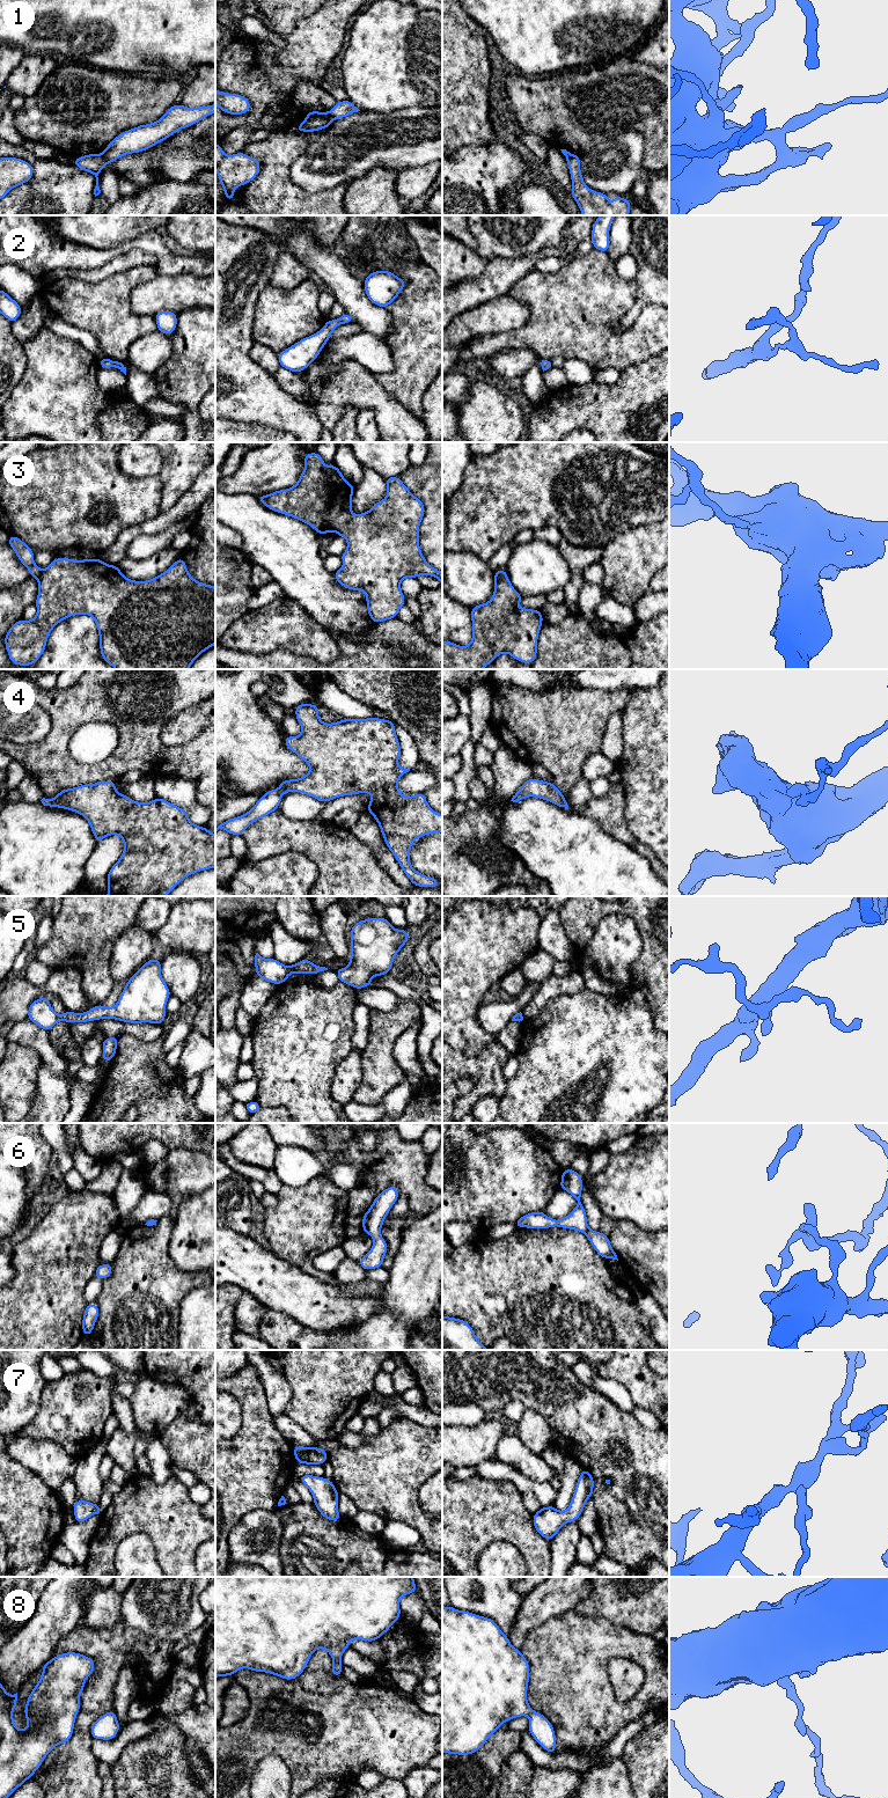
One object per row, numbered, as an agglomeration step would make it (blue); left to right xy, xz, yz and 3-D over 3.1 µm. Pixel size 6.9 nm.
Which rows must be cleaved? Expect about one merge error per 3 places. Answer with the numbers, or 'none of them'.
1, 3, 4

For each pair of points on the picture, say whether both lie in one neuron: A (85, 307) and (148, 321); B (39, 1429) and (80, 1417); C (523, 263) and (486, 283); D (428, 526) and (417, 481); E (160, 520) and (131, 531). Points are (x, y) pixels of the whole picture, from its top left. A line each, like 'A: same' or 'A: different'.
A: same
B: same
C: same
D: same
E: same

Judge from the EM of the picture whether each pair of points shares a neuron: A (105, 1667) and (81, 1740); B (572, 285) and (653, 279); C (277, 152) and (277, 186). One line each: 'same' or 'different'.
A: same
B: different
C: same

